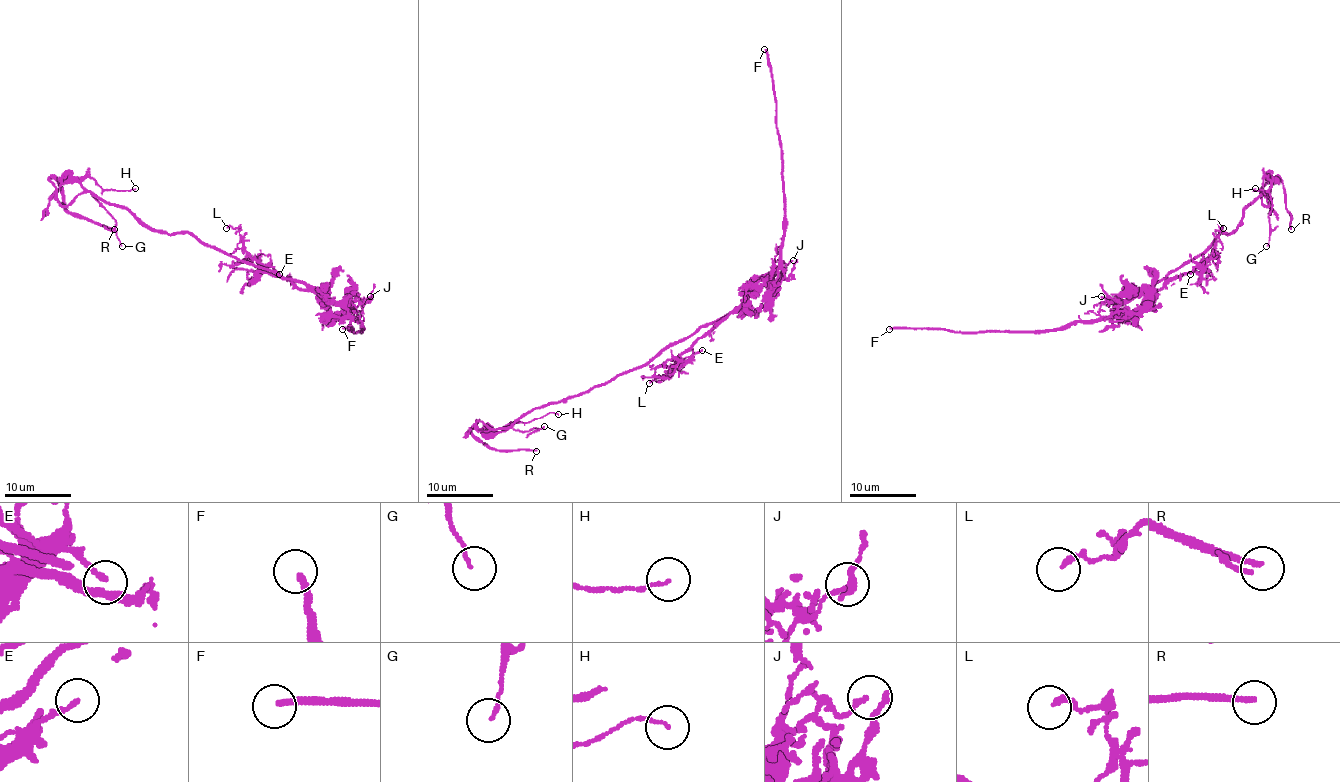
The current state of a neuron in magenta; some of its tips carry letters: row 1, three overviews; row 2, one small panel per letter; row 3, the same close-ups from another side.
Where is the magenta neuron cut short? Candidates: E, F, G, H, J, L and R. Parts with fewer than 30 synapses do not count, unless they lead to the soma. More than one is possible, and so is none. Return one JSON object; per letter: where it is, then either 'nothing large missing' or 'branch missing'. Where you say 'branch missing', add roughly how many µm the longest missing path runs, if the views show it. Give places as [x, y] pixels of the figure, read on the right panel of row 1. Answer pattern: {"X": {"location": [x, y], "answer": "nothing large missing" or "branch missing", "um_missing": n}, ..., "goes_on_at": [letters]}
{"E": {"location": [1190, 274], "answer": "nothing large missing"}, "F": {"location": [889, 329], "answer": "nothing large missing"}, "G": {"location": [1266, 246], "answer": "nothing large missing"}, "H": {"location": [1255, 188], "answer": "nothing large missing"}, "J": {"location": [1101, 296], "answer": "nothing large missing"}, "L": {"location": [1223, 228], "answer": "nothing large missing"}, "R": {"location": [1291, 229], "answer": "branch missing", "um_missing": 20}, "goes_on_at": ["R"]}

